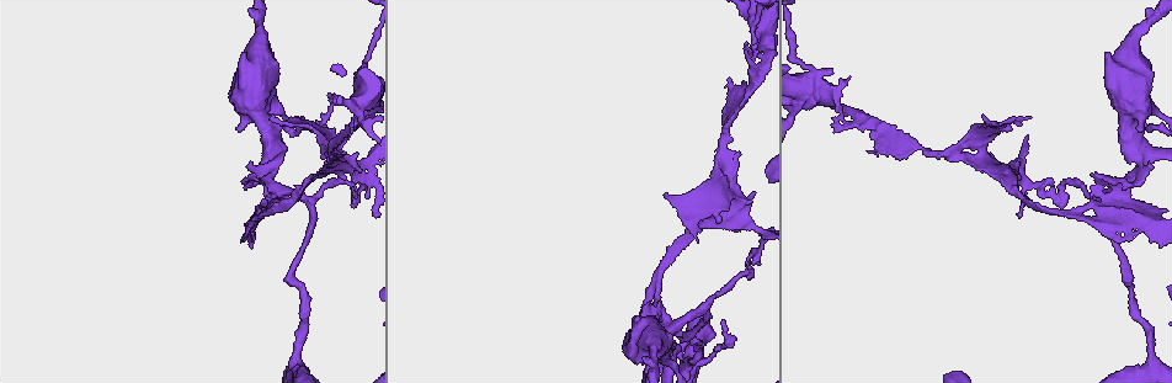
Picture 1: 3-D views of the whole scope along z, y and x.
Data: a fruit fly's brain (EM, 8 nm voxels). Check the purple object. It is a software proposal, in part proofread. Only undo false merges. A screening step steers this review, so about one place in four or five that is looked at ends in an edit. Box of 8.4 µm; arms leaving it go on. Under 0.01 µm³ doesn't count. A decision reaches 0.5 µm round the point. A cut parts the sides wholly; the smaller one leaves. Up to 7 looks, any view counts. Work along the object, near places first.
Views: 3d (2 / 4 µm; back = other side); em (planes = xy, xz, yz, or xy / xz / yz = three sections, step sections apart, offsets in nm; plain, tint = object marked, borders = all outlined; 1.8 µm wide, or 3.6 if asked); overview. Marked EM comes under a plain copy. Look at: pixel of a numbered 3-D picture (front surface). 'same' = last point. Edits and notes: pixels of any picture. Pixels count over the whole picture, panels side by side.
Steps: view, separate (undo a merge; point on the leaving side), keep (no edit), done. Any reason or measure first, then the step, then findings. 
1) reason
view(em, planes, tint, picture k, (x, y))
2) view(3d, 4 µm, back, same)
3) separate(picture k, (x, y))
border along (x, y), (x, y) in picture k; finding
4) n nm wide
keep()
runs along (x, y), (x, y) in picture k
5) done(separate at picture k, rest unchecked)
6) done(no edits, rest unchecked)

touches itself
view(em, yz, step 4, tint, picture 1, (741, 201))

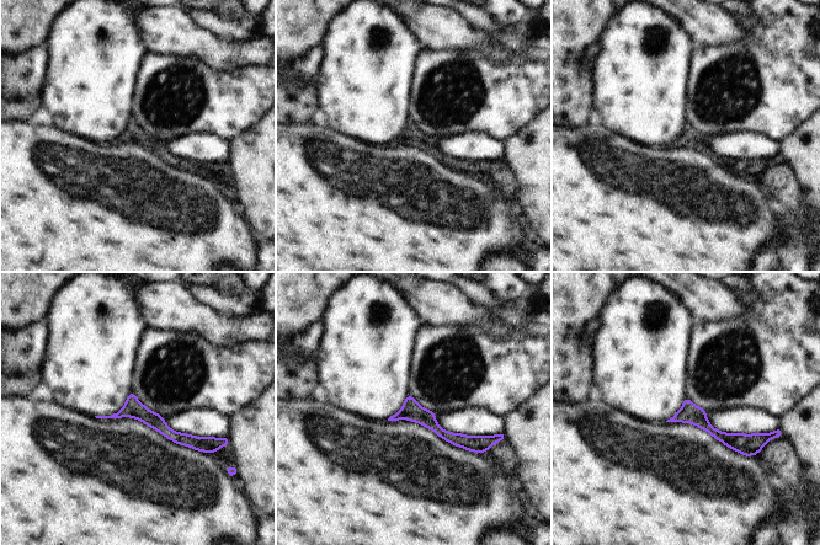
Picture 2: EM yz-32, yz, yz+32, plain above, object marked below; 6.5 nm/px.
cut it another way
view(em, planes, tint, same)

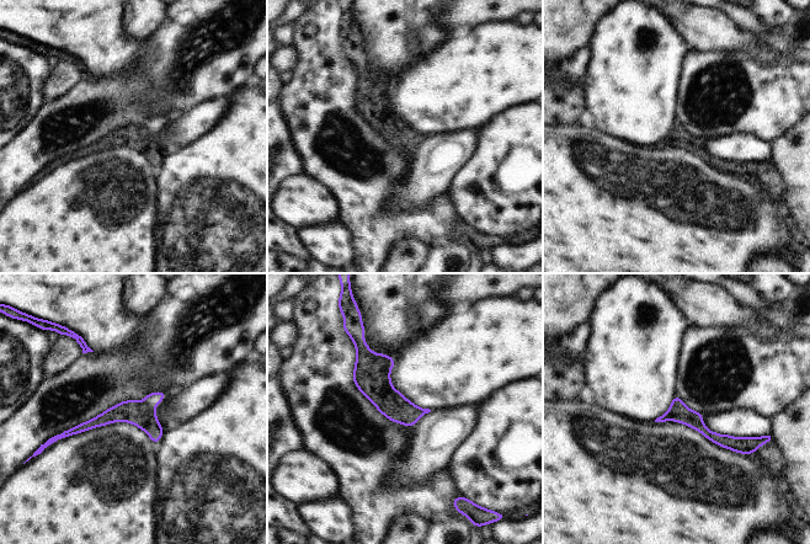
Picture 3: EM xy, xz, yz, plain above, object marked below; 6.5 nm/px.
keep()
runs along (161, 395), (65, 433) in picture 3; one neuron here

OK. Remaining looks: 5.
sharp bend
view(3d, 4 µm, picture 1, (273, 195))

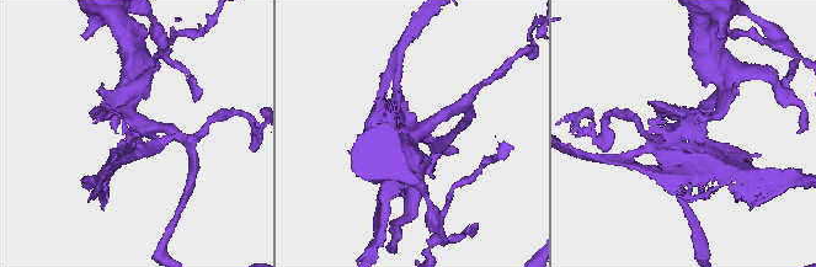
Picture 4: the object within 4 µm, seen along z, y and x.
need the tissue
view(em, planes, tint, picture 4, (678, 130))

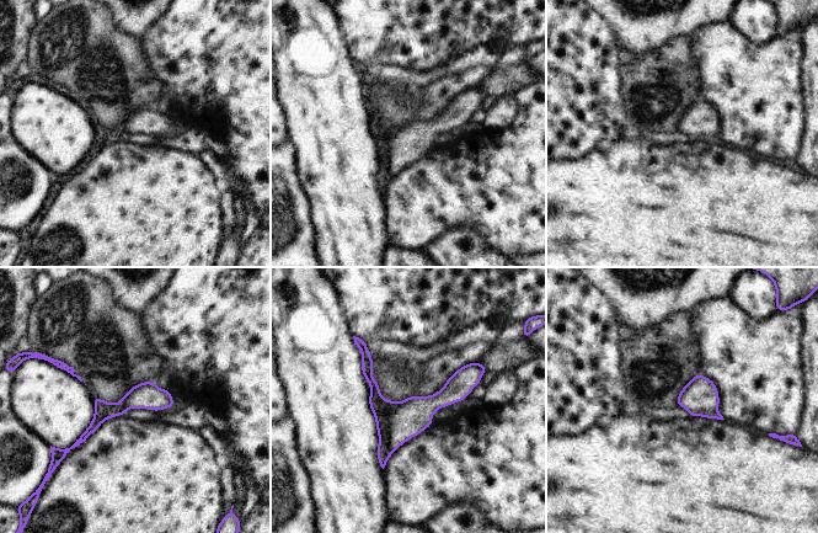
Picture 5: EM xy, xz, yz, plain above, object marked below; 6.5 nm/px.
separate(picture 5, (383, 409))
border along (400, 403), (390, 419), (393, 451) in picture 5; two neurons meet here

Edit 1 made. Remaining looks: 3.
done(separate at picture 5, rest unchecked)

